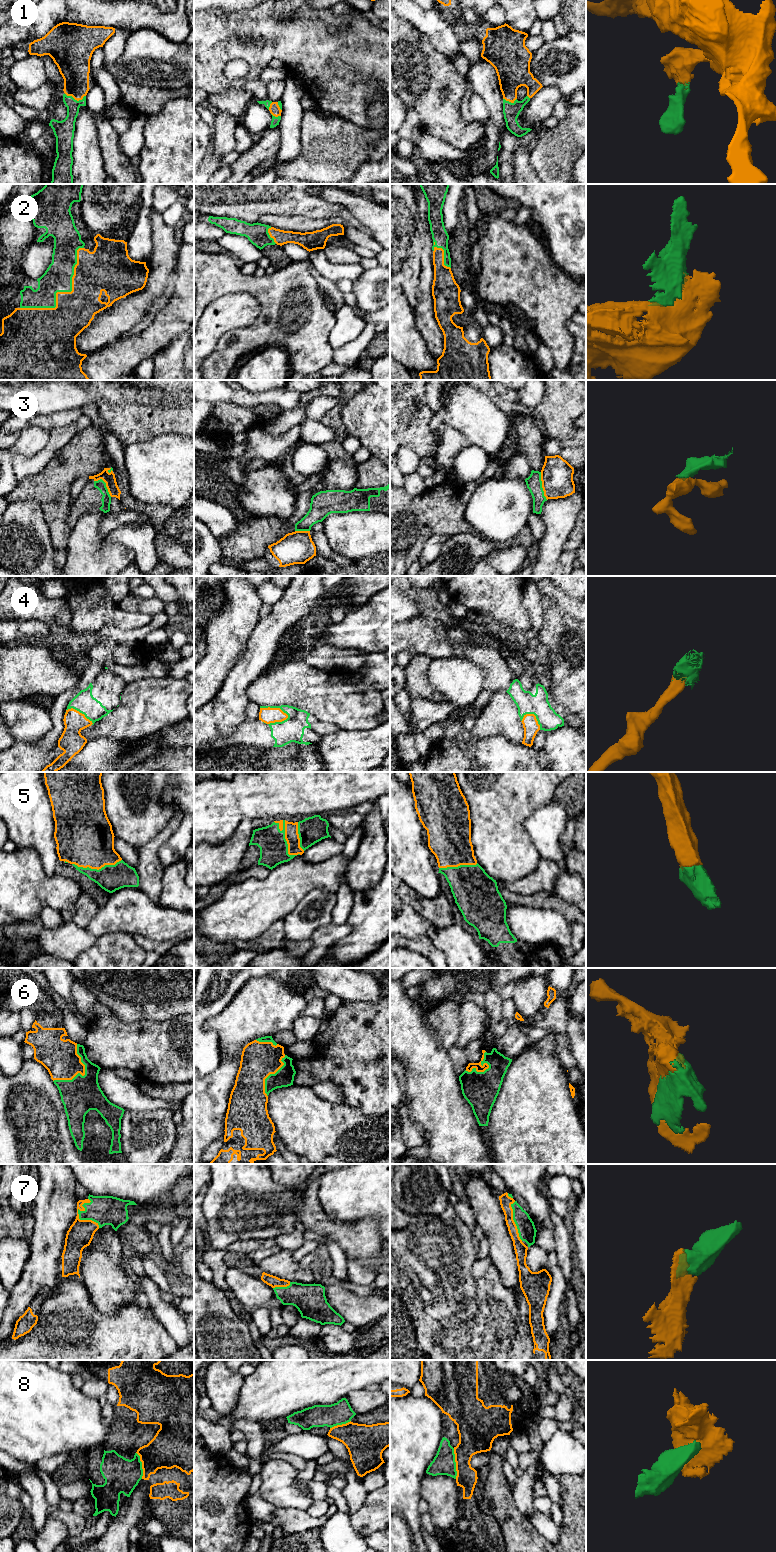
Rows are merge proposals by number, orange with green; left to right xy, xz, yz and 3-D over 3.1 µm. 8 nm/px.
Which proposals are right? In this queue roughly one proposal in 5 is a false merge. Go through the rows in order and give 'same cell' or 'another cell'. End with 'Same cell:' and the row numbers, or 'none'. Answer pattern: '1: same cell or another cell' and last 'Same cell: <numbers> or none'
1: same cell
2: same cell
3: another cell
4: same cell
5: same cell
6: same cell
7: same cell
8: another cell
Same cell: 1, 2, 4, 5, 6, 7

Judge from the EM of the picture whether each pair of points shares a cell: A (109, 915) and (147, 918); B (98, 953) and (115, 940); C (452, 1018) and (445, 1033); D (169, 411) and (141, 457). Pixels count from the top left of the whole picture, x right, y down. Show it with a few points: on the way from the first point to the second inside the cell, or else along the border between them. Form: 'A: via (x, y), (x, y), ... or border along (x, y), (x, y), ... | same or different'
A: via (118, 914), (138, 914) | same
B: via (102, 953), (111, 944) | same
C: via (448, 1022), (447, 1029) | same
D: border along (176, 434), (159, 434), (130, 444) | different

